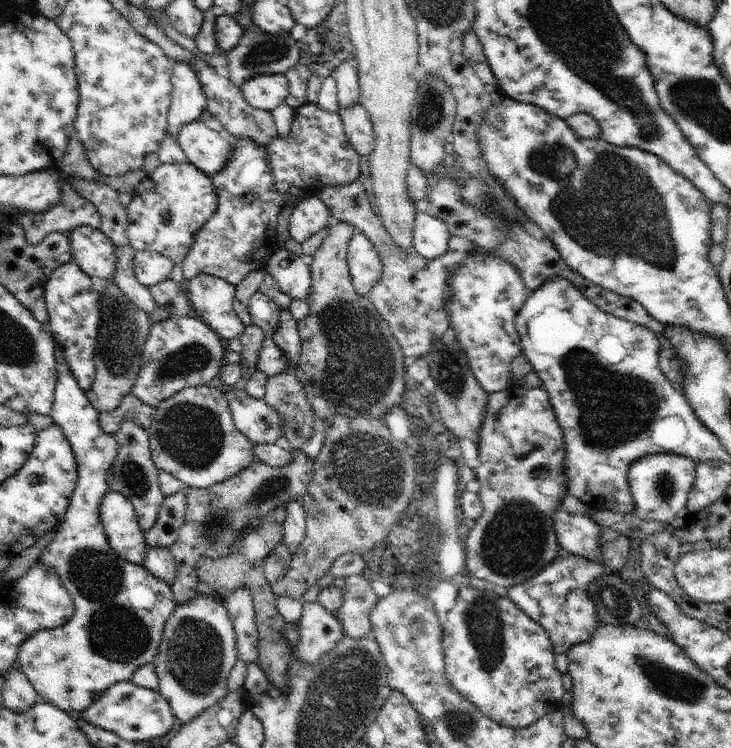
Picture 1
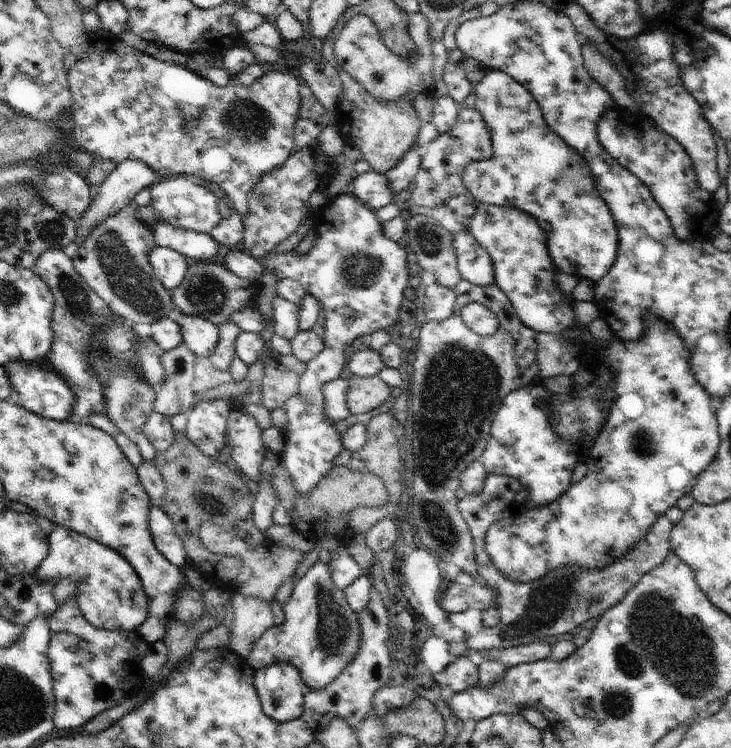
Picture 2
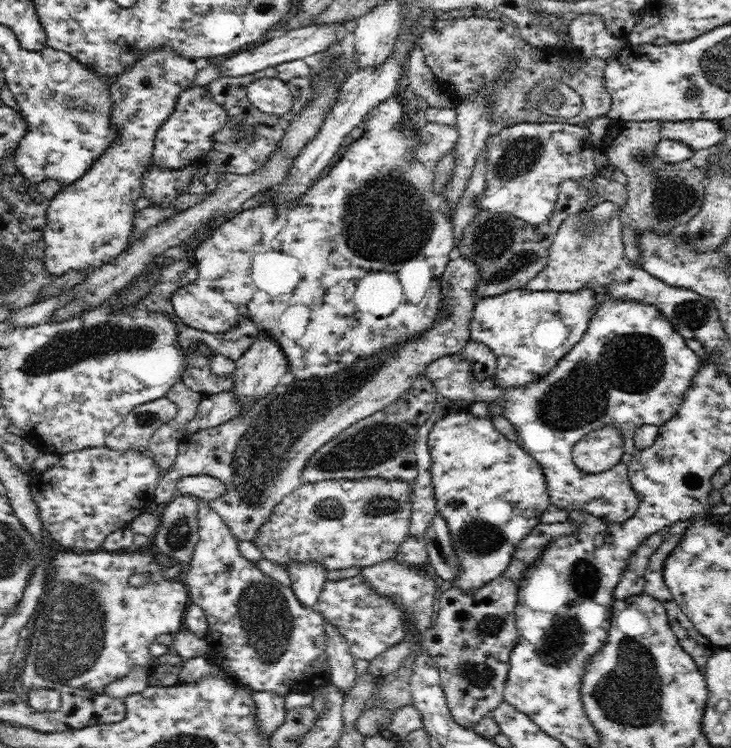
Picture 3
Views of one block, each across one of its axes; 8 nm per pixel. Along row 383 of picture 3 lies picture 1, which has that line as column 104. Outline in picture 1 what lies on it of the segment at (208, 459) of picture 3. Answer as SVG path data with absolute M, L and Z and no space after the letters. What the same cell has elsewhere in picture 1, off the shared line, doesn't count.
M112 277L106 280L106 289L98 294L102 319L94 346L95 381L89 390L85 391L85 395L99 413L104 413L116 410L122 398L132 390L140 370L140 358L152 321L144 310L140 310L122 294Z

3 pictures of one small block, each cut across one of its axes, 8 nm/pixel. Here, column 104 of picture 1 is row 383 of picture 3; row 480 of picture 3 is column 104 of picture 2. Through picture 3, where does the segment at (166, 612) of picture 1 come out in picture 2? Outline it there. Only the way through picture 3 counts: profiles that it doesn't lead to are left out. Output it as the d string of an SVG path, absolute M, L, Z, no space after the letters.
M54 525L49 536L48 554L34 576L42 580L72 577L78 588L80 610L96 628L134 632L148 618L150 599L145 595L134 567L112 548L63 526Z

